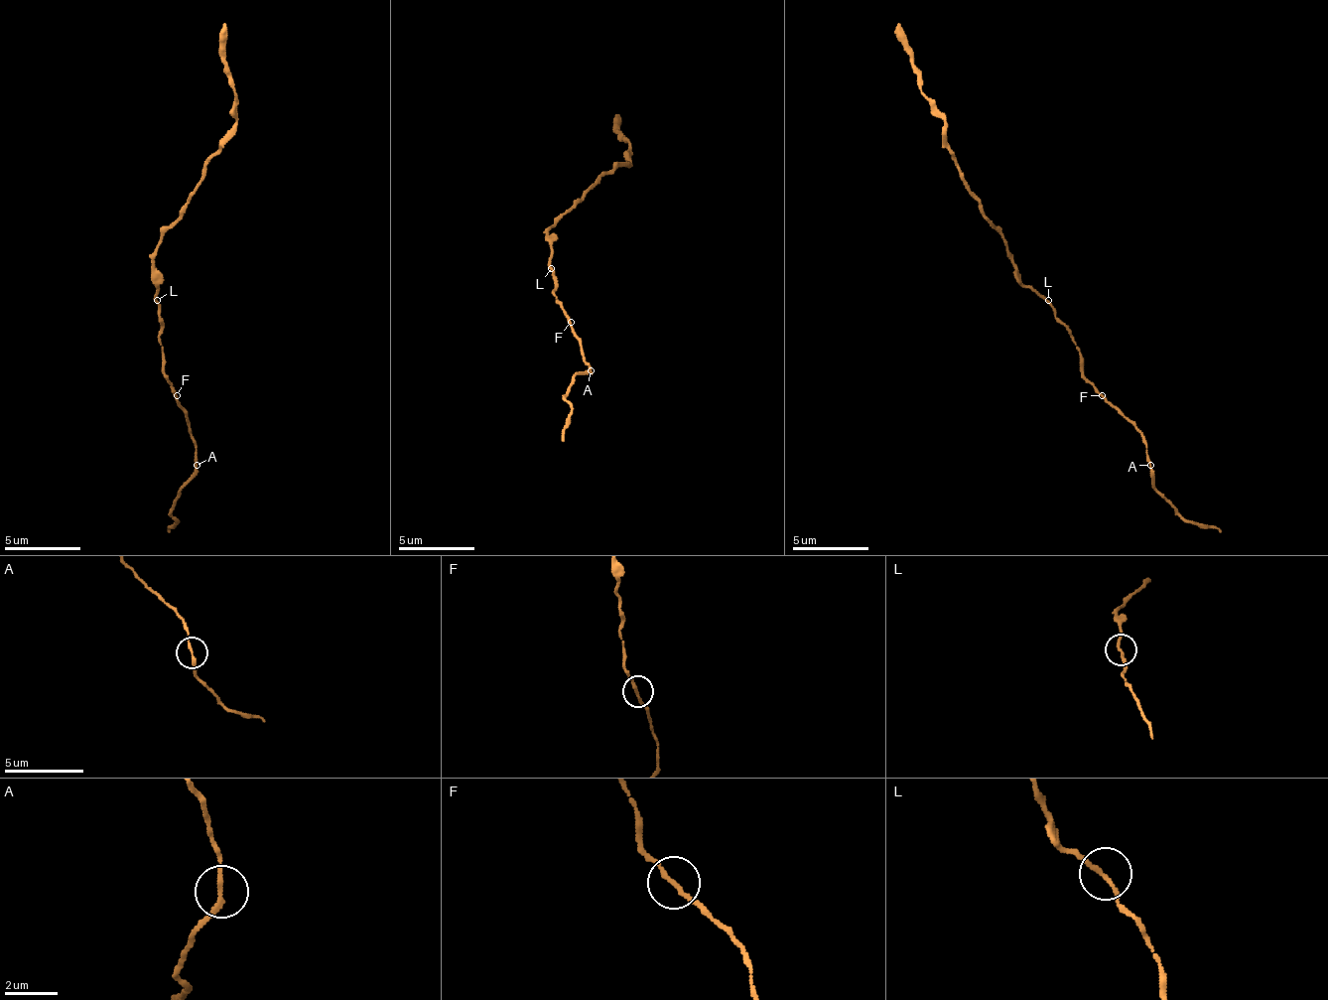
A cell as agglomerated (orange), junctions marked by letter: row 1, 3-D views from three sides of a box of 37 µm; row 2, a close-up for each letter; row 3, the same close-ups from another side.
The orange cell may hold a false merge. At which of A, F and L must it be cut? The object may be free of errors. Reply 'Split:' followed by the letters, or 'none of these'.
Split: A

